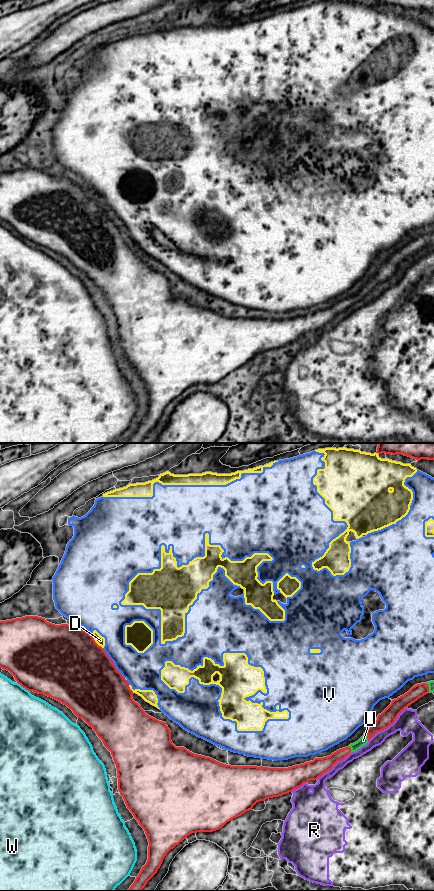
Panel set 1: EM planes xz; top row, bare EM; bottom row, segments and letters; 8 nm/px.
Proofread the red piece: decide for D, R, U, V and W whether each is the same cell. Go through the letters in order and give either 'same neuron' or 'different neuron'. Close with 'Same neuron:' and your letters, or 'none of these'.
D: different neuron
R: different neuron
U: same neuron
V: different neuron
W: different neuron
Same neuron: U

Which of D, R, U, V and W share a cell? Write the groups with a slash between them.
D V / R / U / W

